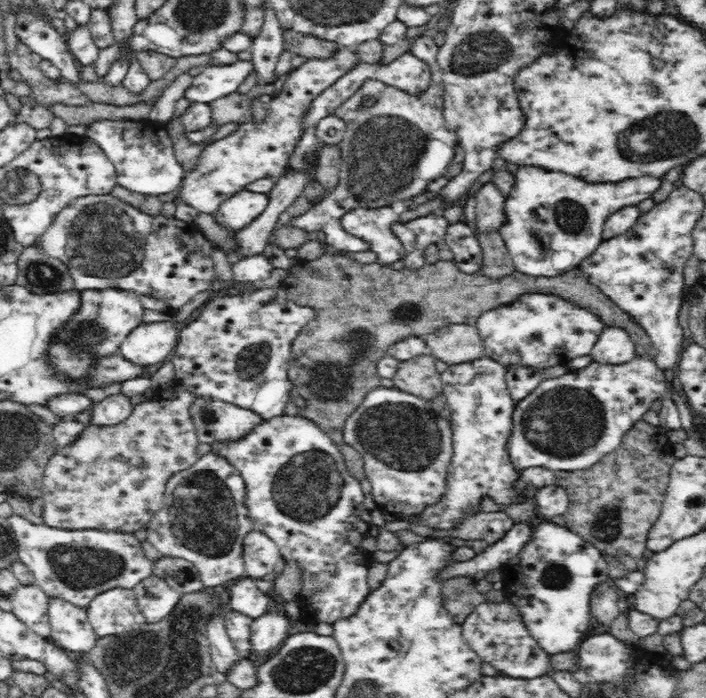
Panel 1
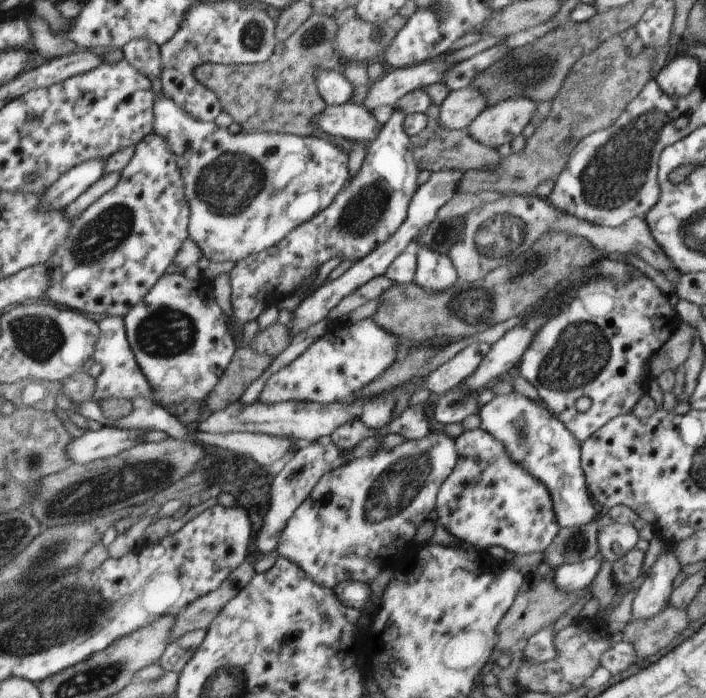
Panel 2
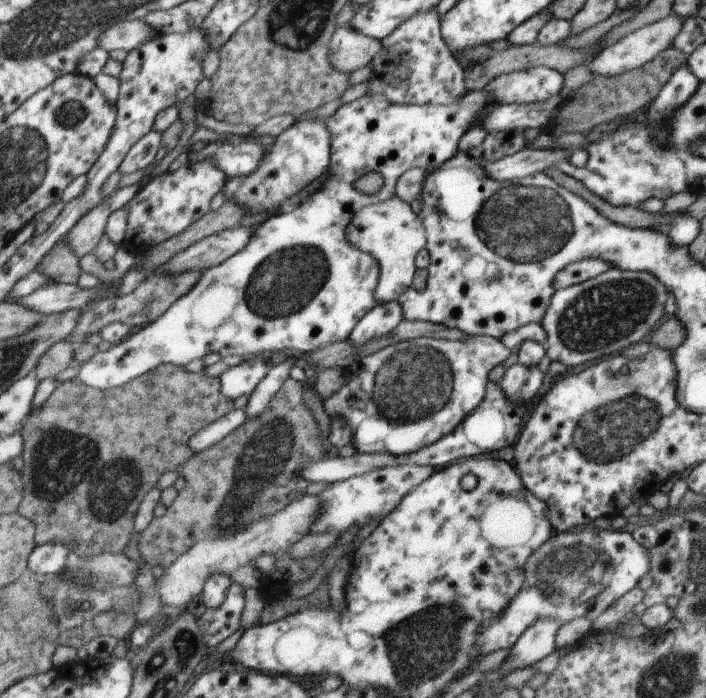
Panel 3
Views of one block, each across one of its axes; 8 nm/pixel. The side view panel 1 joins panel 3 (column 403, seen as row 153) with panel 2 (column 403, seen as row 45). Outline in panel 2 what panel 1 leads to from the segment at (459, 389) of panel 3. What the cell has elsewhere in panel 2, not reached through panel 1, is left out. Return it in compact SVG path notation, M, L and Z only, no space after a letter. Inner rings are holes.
M408 406L398 418L378 431L368 429L358 418L352 423L334 430L334 433L328 439L336 443L339 450L344 452L356 447L358 443L374 434L384 434L385 436L398 434L407 439L424 439L428 432L430 432L428 430L428 420L424 416L422 406Z

